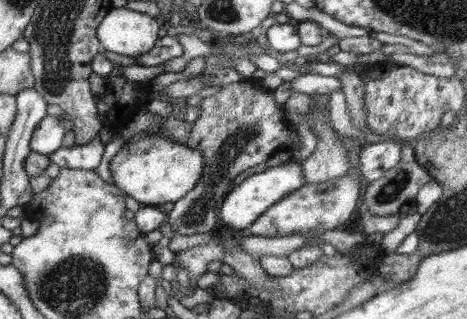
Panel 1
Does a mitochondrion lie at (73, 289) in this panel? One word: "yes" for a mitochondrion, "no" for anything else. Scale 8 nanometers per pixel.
yes

